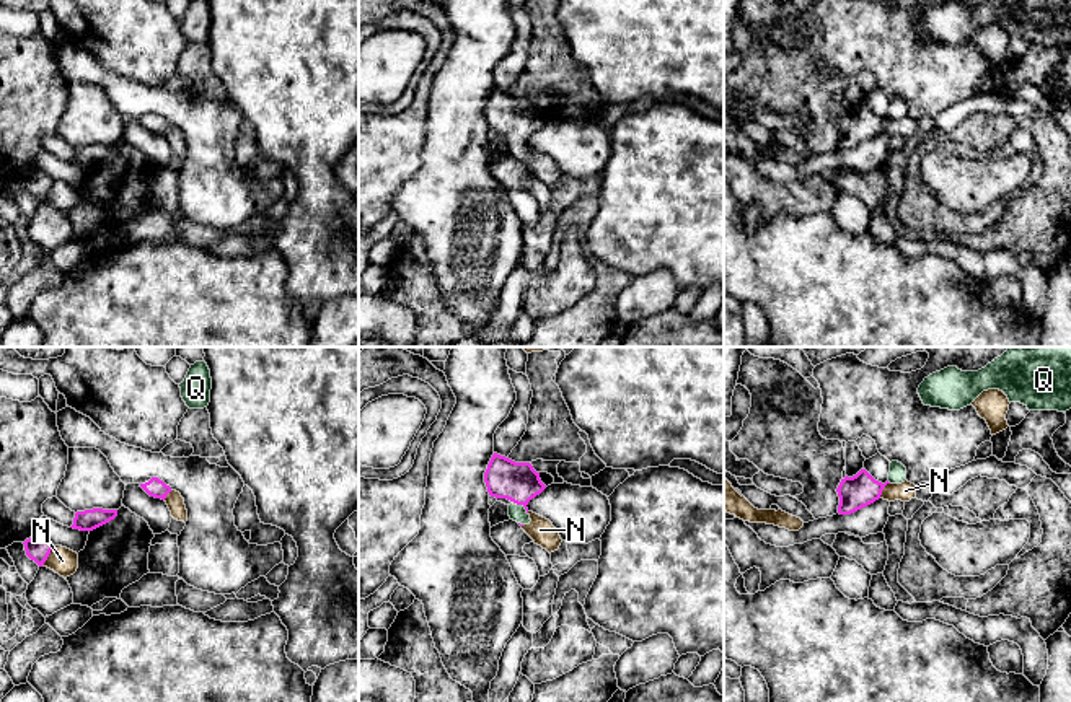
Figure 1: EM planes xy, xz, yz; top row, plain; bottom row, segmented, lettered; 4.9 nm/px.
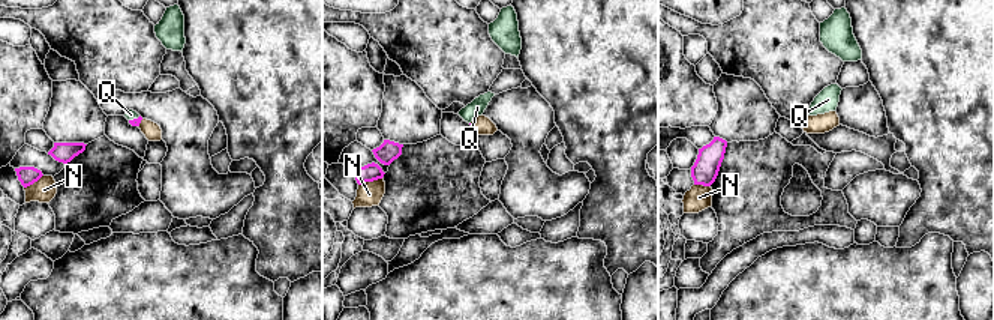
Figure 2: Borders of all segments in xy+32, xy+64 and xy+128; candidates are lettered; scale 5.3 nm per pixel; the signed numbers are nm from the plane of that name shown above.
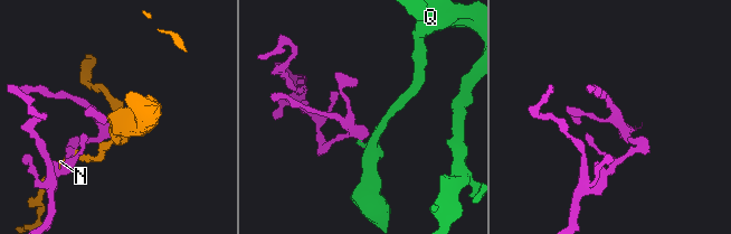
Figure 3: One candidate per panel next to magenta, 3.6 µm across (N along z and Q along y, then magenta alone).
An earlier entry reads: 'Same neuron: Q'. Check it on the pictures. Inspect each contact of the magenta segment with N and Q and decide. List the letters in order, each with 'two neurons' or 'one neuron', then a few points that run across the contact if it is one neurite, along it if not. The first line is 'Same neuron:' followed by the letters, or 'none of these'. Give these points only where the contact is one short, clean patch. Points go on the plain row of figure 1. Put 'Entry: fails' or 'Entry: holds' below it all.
Same neuron: Q
N: two neurons
Q: one neuron; line xz (519, 118), (522, 139), (515, 147)
Entry: holds

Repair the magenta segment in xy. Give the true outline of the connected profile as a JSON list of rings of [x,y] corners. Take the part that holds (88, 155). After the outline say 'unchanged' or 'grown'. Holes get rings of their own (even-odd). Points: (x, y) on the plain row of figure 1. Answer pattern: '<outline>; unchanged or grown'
[[[93,143],[85,147],[77,147],[73,153],[73,160],[70,163],[80,166],[93,166],[117,151],[117,145],[103,145]]]; unchanged

